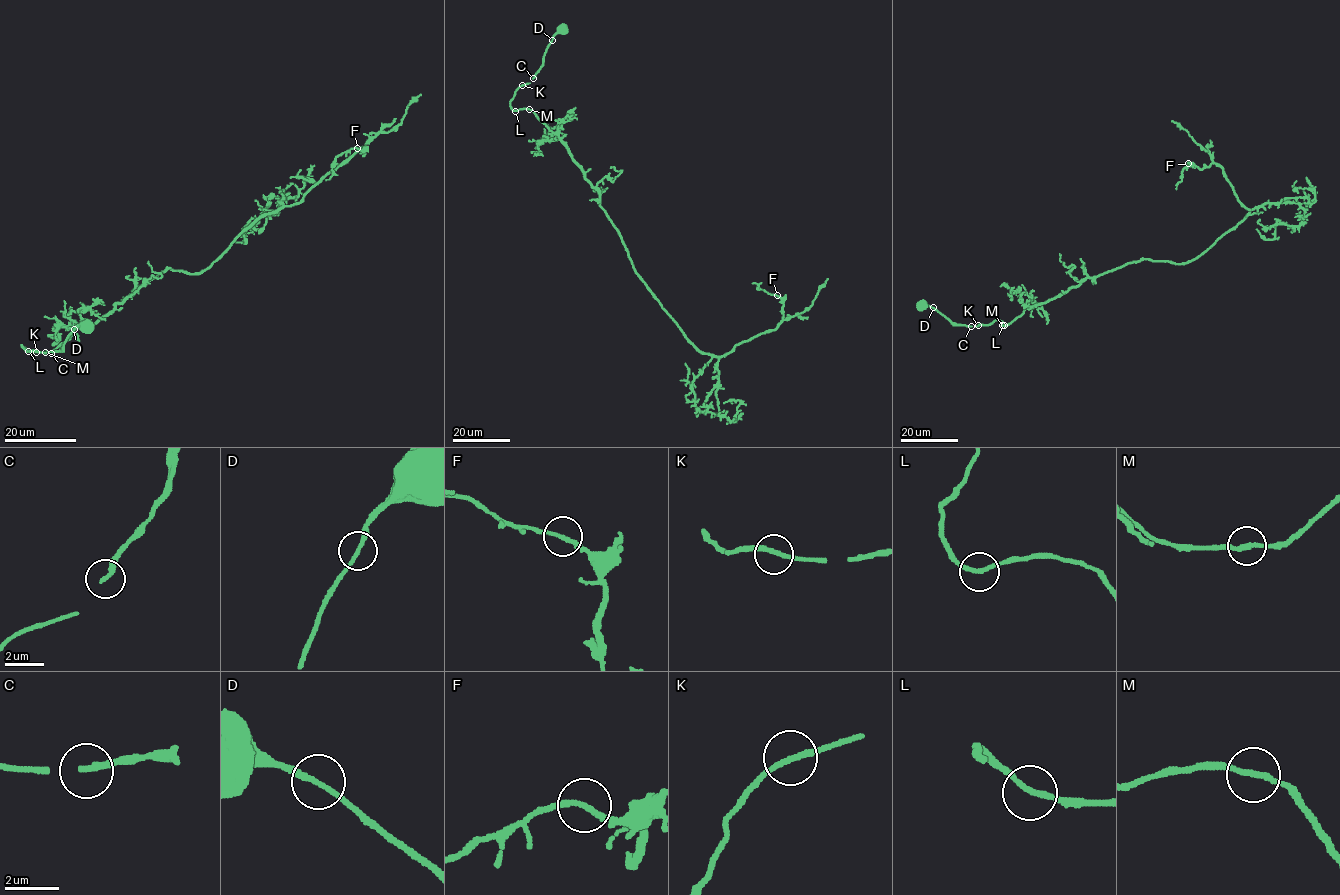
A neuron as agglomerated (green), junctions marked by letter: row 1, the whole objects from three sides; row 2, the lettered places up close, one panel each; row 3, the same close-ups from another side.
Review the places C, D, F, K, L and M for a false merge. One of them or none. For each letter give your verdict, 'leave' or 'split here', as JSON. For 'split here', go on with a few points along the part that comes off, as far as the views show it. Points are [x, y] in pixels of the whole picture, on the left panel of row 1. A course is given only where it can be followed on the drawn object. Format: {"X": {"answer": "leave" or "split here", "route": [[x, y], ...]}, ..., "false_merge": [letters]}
{"C": {"answer": "leave"}, "D": {"answer": "leave"}, "F": {"answer": "leave"}, "K": {"answer": "leave"}, "L": {"answer": "leave"}, "M": {"answer": "leave"}, "false_merge": []}

